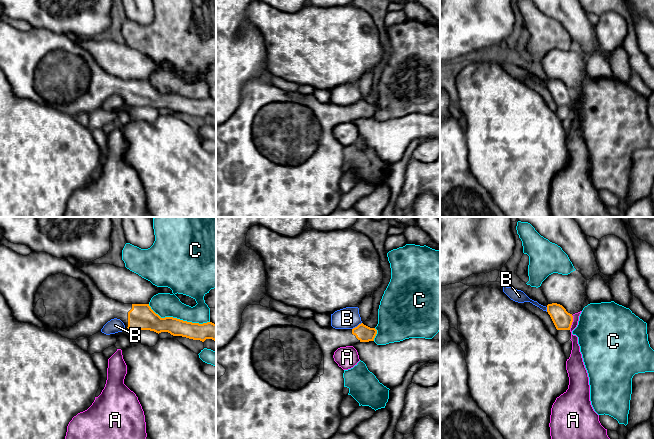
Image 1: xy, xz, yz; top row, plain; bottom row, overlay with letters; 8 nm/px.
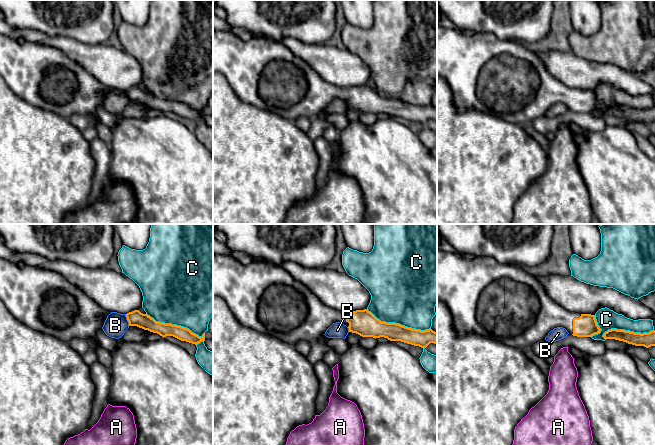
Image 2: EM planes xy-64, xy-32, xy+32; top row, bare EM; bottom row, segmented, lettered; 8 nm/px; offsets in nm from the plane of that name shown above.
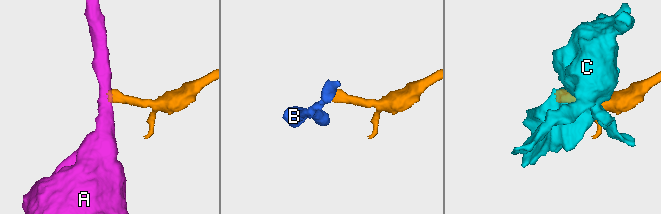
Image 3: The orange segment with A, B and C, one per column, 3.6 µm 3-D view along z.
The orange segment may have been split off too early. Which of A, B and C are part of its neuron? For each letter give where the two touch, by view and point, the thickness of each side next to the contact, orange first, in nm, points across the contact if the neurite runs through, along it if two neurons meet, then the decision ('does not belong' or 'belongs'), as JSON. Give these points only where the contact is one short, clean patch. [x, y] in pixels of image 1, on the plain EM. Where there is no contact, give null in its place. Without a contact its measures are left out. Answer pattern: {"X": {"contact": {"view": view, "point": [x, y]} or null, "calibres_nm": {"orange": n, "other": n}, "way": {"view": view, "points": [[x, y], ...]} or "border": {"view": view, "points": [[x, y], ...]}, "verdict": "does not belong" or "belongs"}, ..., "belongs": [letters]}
{"A": {"contact": {"view": "yz", "point": [572, 97]}, "calibres_nm": {"orange": 150, "other": 80}, "verdict": "does not belong"}, "B": {"contact": {"view": "xz", "point": [357, 102]}, "calibres_nm": {"orange": 130, "other": 180}, "border": {"view": "xz", "points": [[361, 98], [352, 105]]}, "verdict": "does not belong"}, "C": {"contact": {"view": "xy", "point": [178, 95]}, "calibres_nm": {"orange": 170, "other": 190}, "verdict": "does not belong"}, "belongs": []}

